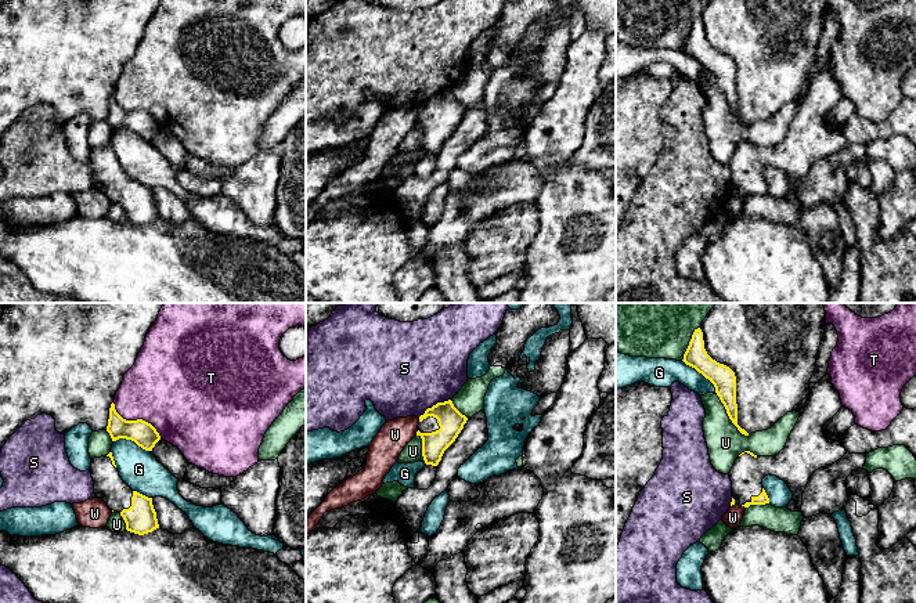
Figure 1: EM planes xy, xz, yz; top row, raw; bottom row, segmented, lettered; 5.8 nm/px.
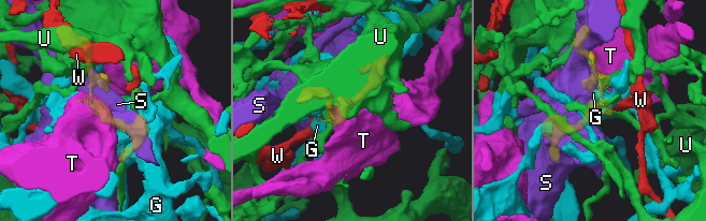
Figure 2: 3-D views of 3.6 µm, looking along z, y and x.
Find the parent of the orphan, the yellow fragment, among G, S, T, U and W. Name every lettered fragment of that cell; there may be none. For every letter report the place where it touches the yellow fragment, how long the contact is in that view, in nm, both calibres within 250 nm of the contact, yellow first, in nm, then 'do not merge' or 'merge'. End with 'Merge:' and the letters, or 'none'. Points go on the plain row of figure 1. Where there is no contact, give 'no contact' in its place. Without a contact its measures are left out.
G: yz (702, 64) | 280 nm | 140/170 nm | do not merge
S: xz (433, 96) | 220 nm | 150/500 nm | do not merge
T: xy (137, 109) | 360 nm | 150/460 nm | do not merge
U: yz (728, 105) | 320 nm | 140/220 nm | do not merge
W: xz (417, 123) | 40 nm | 150/180 nm | do not merge
Merge: none

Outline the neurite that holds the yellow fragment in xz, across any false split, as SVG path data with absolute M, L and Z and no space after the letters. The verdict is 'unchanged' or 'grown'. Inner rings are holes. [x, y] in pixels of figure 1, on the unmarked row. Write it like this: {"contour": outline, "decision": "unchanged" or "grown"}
{"contour": "M451 90L437 93L419 106L416 126L422 129L426 155L415 166L415 178L428 180L432 176L444 141L455 131L466 111Z", "decision": "grown"}

